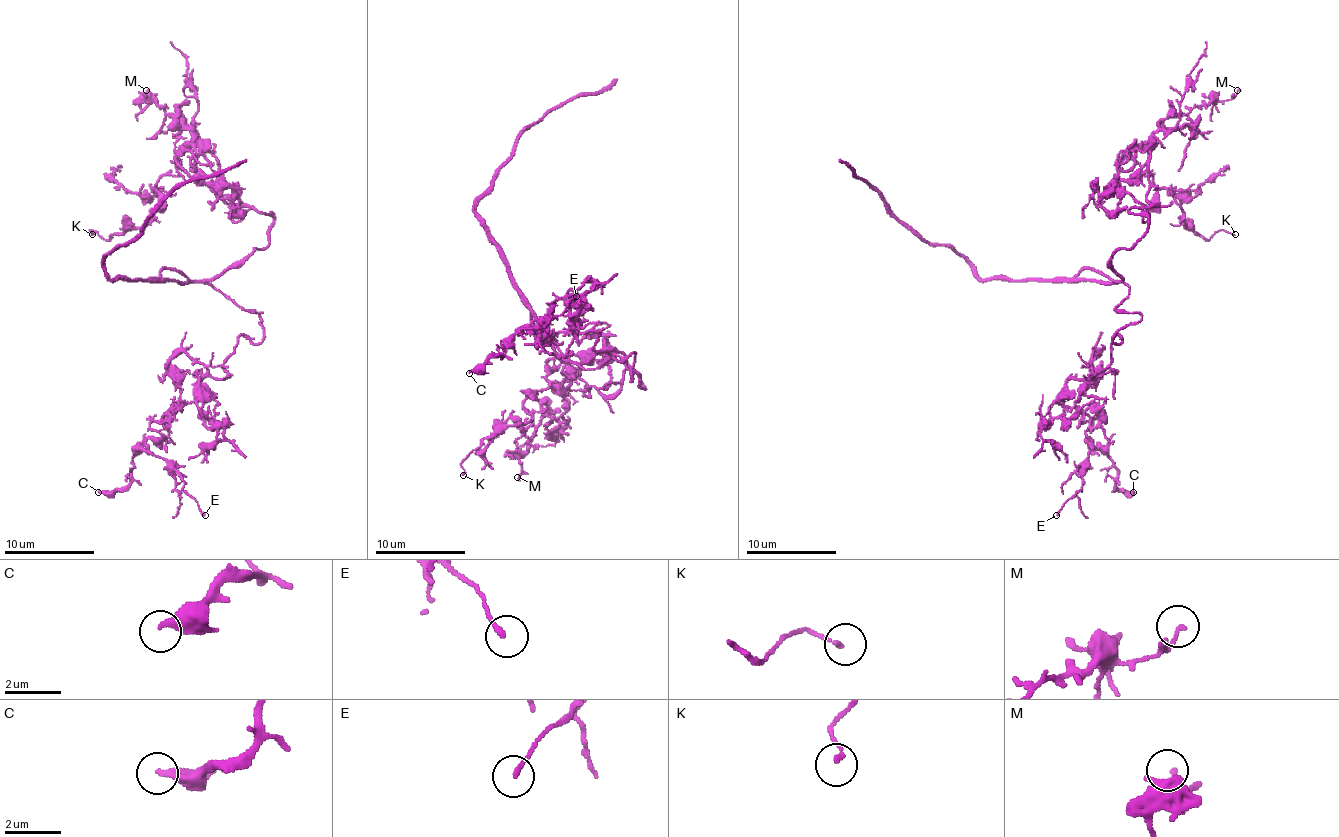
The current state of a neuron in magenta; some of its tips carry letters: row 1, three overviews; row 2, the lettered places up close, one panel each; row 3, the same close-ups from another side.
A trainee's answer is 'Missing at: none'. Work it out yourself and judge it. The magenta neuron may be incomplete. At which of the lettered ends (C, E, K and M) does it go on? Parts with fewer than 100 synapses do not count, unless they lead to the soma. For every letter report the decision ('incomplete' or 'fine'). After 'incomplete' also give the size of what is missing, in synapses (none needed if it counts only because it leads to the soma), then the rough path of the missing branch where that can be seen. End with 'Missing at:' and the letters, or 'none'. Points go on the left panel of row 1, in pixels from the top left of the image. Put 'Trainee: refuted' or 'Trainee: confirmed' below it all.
C: fine
E: fine
K: fine
M: fine
Missing at: none
Trainee: confirmed

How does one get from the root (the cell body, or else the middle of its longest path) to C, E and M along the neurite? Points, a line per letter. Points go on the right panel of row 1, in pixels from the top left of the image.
C: (1120, 277), (1129, 293), (1115, 309), (1140, 318), (1059, 402), (1081, 413), (1115, 485), (1133, 492)
E: (1120, 277), (1129, 293), (1115, 309), (1140, 318), (1059, 402), (1090, 426), (1081, 488), (1056, 515)
M: (1120, 277), (1111, 257), (1147, 230), (1129, 212), (1156, 207), (1138, 148), (1176, 128), (1167, 117), (1237, 90)

